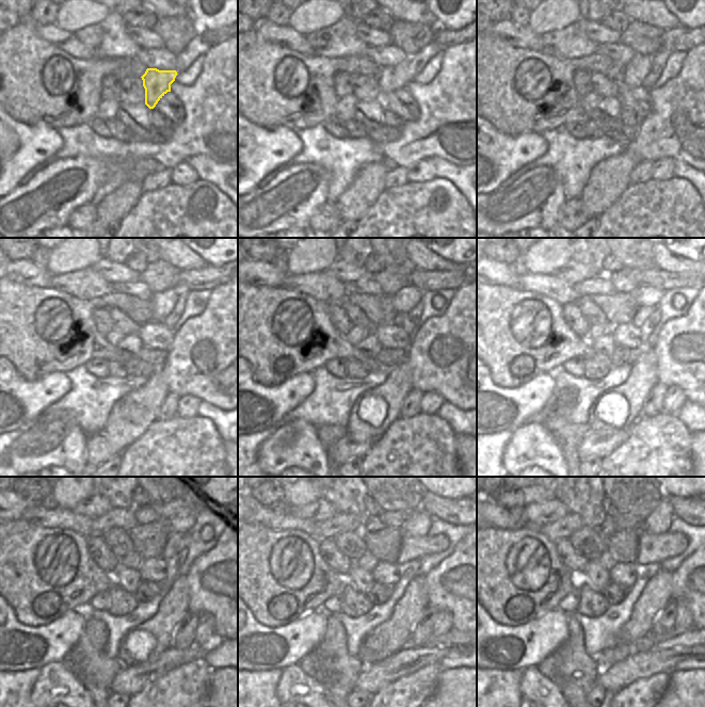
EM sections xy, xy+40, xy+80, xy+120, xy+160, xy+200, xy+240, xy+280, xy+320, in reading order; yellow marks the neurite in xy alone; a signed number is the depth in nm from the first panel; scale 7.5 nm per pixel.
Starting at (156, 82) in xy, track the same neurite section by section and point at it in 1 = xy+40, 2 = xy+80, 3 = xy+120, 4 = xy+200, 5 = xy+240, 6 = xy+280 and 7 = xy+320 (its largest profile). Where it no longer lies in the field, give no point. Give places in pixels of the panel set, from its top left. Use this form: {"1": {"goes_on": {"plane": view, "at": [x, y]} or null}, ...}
{"1": {"goes_on": {"plane": "xy+40", "at": [391, 78]}}, "2": {"goes_on": {"plane": "xy+80", "at": [635, 73]}}, "3": {"goes_on": {"plane": "xy+120", "at": [163, 303]}}, "4": {"goes_on": {"plane": "xy+200", "at": [645, 295]}}, "5": {"goes_on": {"plane": "xy+240", "at": [178, 527]}}, "6": {"goes_on": {"plane": "xy+280", "at": [419, 524]}}, "7": {"goes_on": {"plane": "xy+320", "at": [658, 521]}}}

